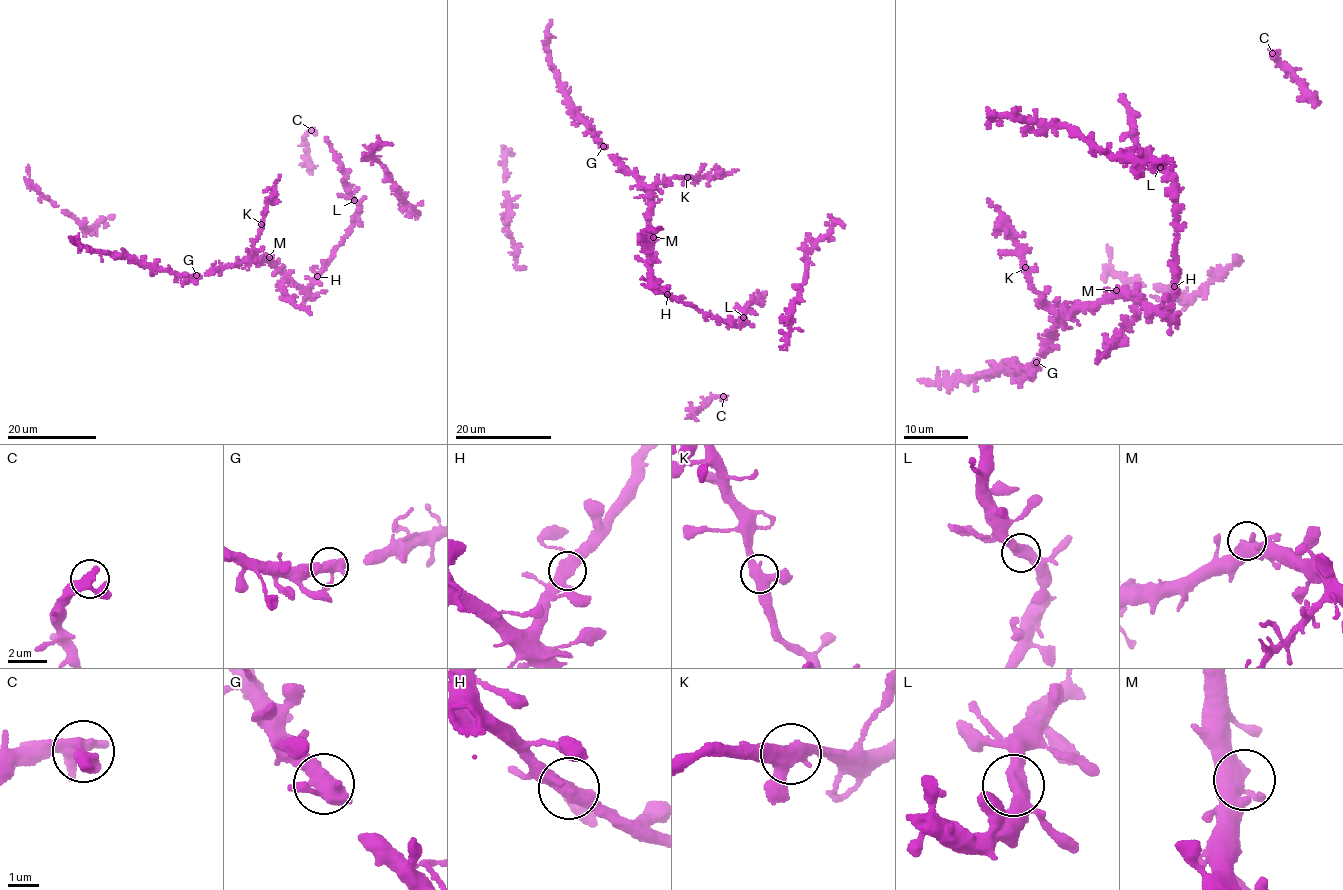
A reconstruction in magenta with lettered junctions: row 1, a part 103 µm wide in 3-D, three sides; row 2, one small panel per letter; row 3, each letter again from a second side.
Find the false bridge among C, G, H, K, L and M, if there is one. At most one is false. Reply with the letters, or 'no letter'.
no letter

